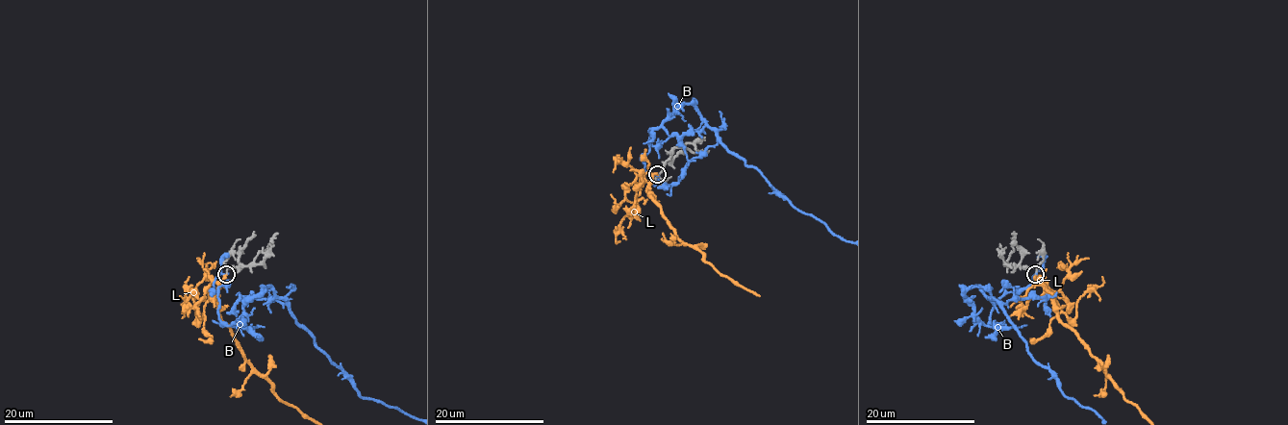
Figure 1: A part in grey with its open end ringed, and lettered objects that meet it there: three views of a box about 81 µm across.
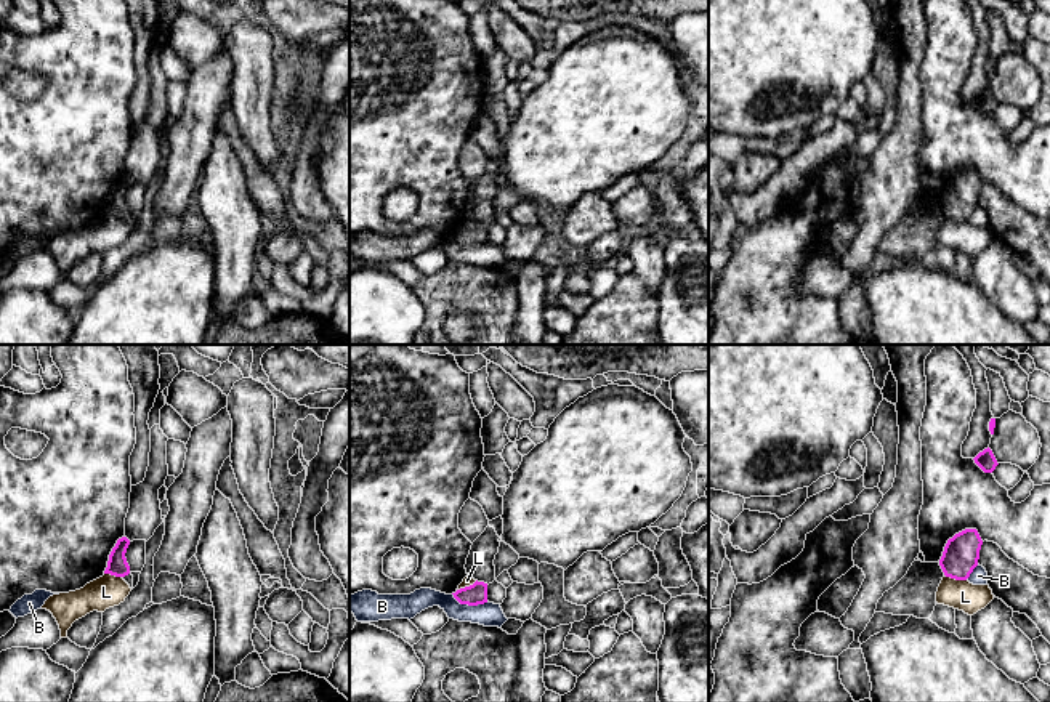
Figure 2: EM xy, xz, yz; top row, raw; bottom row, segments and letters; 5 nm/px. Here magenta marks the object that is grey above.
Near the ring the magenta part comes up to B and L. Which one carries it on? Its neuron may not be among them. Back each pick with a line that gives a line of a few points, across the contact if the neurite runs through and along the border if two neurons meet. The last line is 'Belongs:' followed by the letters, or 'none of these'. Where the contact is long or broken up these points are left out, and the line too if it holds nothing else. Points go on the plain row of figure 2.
L: line yz (961, 196), (956, 220), (956, 229), (962, 236)
Belongs: L

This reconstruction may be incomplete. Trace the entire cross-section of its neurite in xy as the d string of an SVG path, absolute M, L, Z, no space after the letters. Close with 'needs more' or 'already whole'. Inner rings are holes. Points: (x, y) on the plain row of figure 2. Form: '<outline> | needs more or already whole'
M127 178L117 181L103 218L80 231L53 236L45 242L42 250L53 255L59 266L61 279L67 279L67 271L75 261L93 252L104 253L109 248L119 247L130 236L131 229L123 221L130 215L125 199L128 186L130 181Z | needs more

